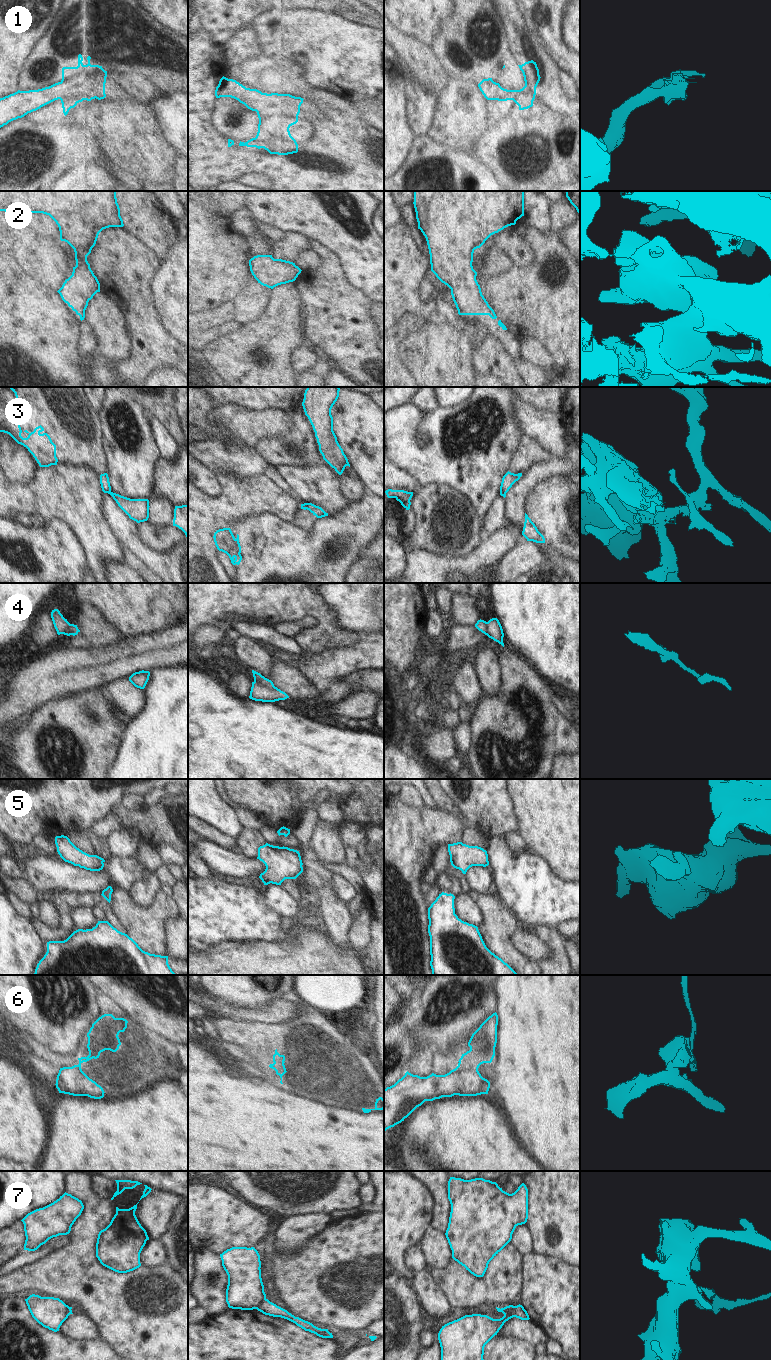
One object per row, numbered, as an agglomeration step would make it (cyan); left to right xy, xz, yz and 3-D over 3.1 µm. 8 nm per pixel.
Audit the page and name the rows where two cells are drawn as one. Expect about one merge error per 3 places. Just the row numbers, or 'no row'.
3, 6, 7

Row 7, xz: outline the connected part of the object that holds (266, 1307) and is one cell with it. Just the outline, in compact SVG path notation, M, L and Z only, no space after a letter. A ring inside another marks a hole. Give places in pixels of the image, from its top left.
M263 1299L256 1309L265 1315L269 1315L269 1316L273 1316L273 1317L281 1317L281 1318L287 1319L287 1320L295 1323L297 1326L301 1327L305 1331L314 1333L319 1337L333 1338L332 1333L330 1333L328 1331L328 1329L318 1328L308 1321L305 1321L299 1317L295 1317L294 1315L289 1313L287 1310L270 1302L268 1299Z

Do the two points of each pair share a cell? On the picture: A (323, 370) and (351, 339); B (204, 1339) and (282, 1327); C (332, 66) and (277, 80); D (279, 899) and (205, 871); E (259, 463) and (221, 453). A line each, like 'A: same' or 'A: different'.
A: different
B: same
C: different
D: different
E: same

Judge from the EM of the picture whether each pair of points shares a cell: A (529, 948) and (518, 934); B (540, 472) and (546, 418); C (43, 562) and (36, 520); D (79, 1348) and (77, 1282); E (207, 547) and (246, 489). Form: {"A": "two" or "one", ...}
{"A": "one", "B": "two", "C": "two", "D": "two", "E": "one"}

